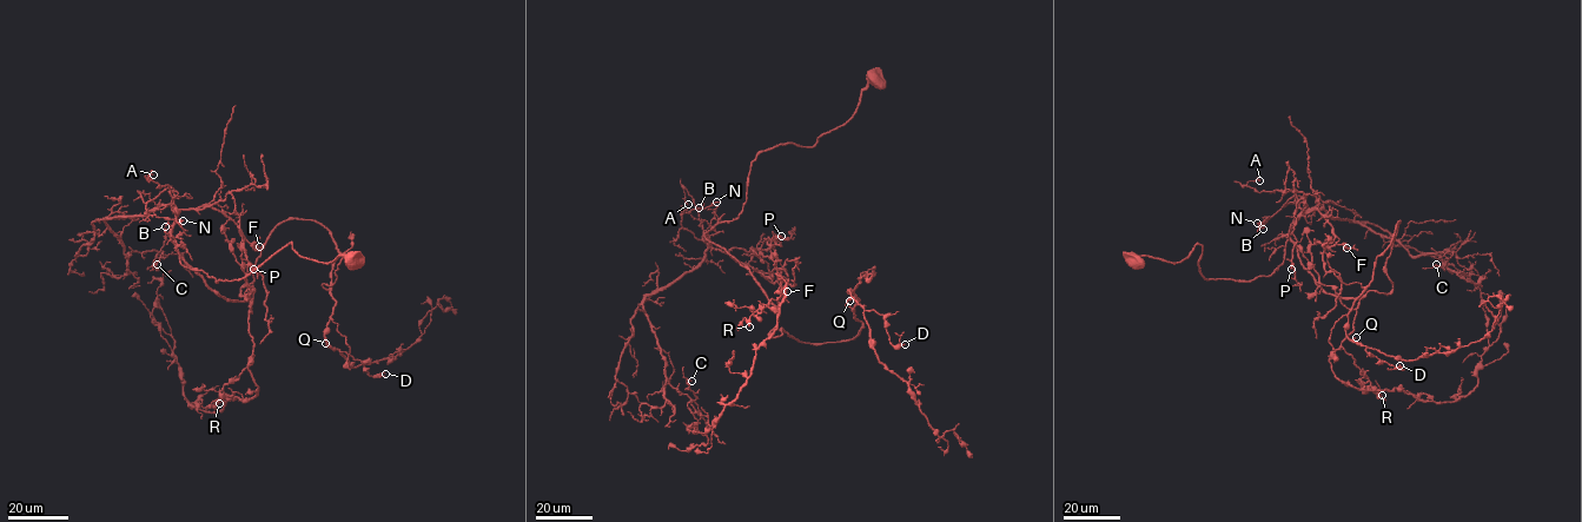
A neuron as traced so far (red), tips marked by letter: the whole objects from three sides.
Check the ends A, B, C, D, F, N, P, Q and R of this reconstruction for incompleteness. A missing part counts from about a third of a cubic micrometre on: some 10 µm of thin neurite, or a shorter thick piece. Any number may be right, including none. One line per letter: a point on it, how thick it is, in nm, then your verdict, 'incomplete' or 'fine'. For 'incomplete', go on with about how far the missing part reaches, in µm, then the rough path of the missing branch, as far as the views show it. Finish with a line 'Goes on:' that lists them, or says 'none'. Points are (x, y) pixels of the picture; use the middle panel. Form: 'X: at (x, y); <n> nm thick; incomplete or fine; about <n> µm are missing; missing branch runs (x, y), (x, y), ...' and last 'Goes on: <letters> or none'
A: at (688, 204); 130 nm thick; fine
B: at (699, 207); 120 nm thick; fine
C: at (692, 381); 150 nm thick; fine
D: at (905, 344); 140 nm thick; fine
F: at (787, 291); 150 nm thick; fine
N: at (716, 202); 180 nm thick; fine
P: at (781, 236); 130 nm thick; fine
Q: at (849, 301); 150 nm thick; incomplete; about 3 µm are missing
R: at (749, 326); 160 nm thick; fine
Goes on: Q

